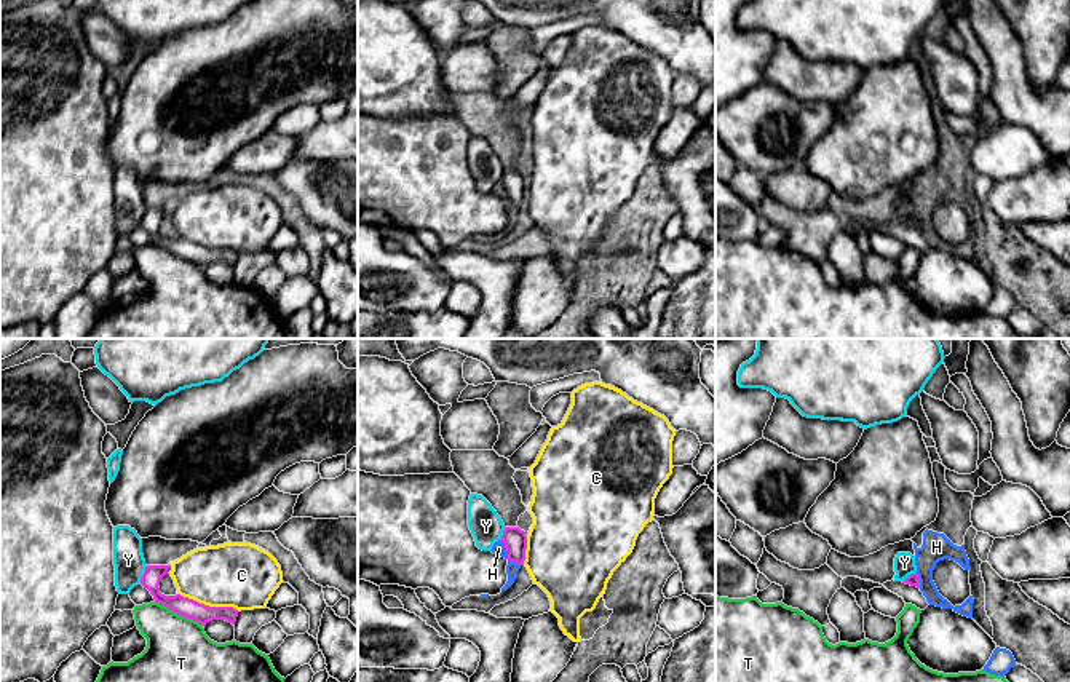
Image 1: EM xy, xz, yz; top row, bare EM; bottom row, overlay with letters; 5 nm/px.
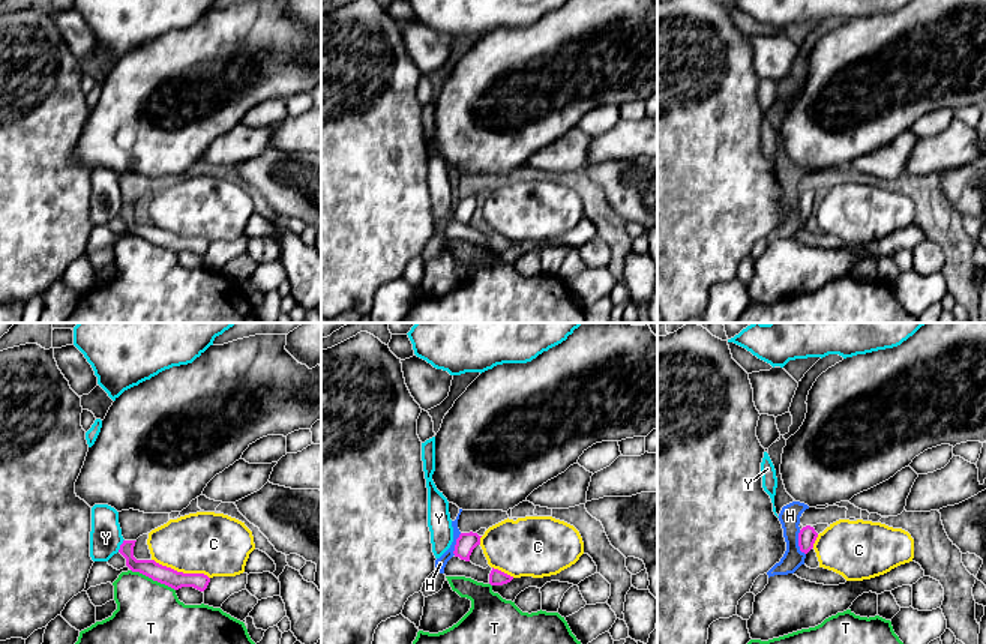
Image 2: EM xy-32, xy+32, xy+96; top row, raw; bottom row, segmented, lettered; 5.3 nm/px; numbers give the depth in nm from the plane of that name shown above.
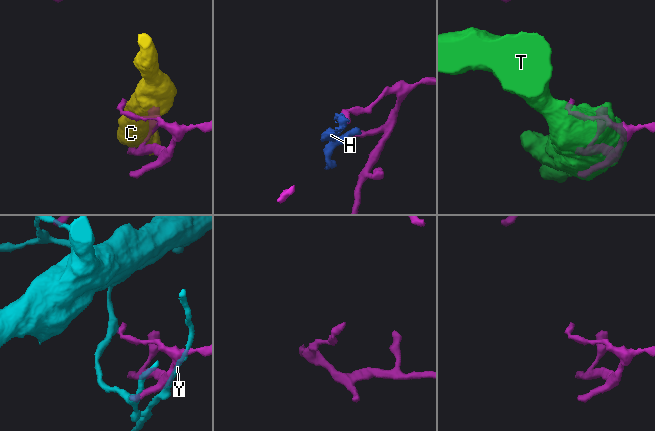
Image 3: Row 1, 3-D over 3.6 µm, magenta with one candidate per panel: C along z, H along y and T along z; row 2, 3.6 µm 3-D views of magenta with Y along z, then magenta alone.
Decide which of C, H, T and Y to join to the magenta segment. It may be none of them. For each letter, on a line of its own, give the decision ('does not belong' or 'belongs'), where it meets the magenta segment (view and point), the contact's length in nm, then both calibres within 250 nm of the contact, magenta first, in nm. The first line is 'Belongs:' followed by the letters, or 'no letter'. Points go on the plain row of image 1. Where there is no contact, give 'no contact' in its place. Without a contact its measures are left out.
Belongs: no letter
C: does not belong; meets magenta in xy at (208, 248); contact 320 nm long; 100 nm thick on the magenta side, 340 nm on the other
H: does not belong; meets magenta in xz at (508, 197); contact 170 nm long; 120 nm thick on the magenta side, 70 nm on the other
T: does not belong; meets magenta in xy at (179, 256); contact 260 nm long; 100 nm thick on the magenta side, 380 nm on the other
Y: does not belong; meets magenta in xy at (144, 216); contact 100 nm long; 100 nm thick on the magenta side, 160 nm on the other

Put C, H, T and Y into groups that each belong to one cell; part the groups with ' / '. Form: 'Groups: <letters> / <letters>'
Groups: C / H / T / Y

